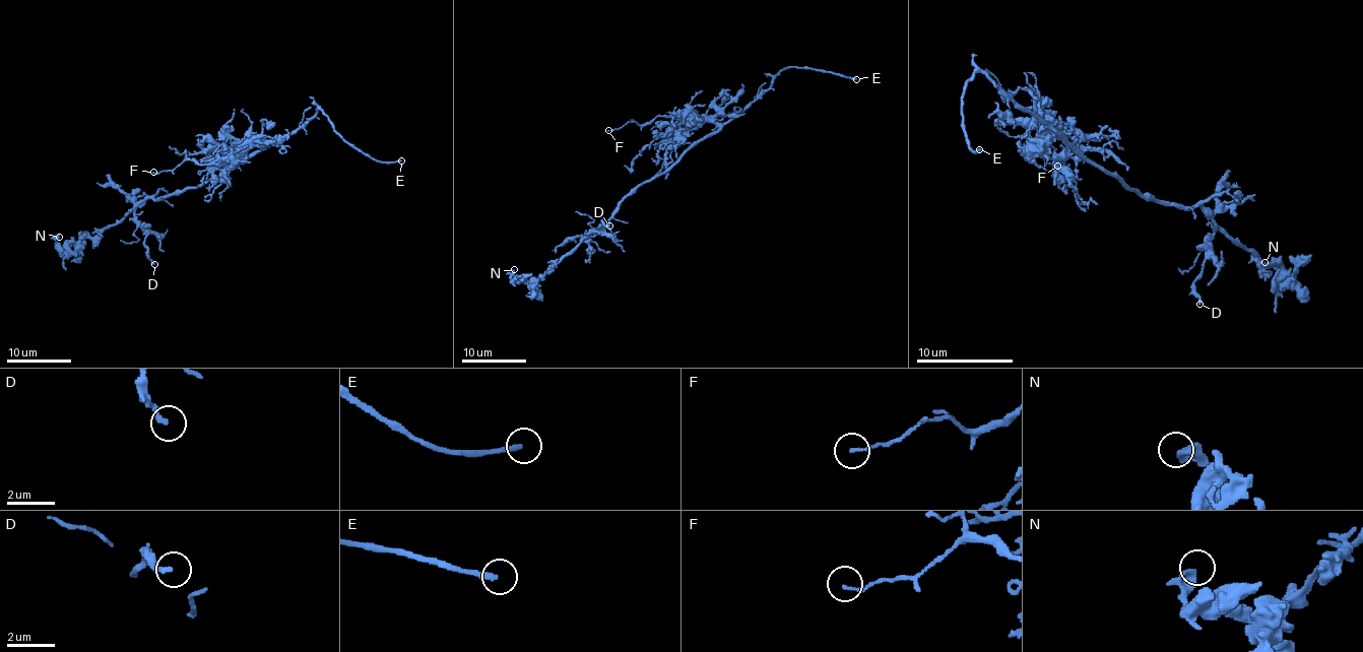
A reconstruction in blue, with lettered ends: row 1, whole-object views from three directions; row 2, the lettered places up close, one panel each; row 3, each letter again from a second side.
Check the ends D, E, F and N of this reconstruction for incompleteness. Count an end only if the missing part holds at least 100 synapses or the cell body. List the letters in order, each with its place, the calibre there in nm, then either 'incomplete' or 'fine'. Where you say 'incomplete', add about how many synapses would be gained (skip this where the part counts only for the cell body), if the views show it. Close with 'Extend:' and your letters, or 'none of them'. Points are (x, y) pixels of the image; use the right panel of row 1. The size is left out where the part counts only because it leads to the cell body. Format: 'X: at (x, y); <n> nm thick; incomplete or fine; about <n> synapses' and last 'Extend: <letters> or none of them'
D: at (1199, 304); 200 nm thick; fine
E: at (979, 149); 220 nm thick; incomplete
F: at (1057, 166); 100 nm thick; fine
N: at (1264, 262); 320 nm thick; fine
Extend: E

